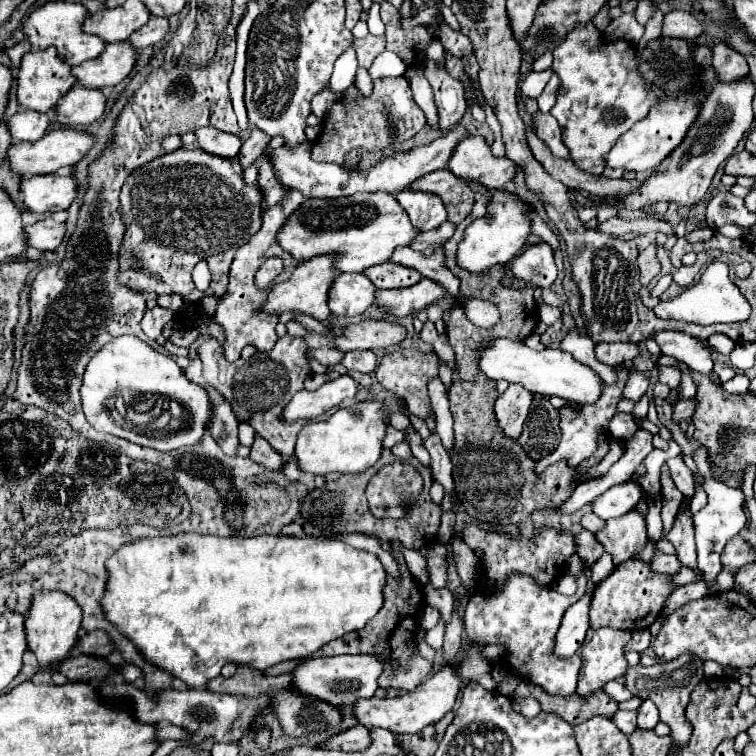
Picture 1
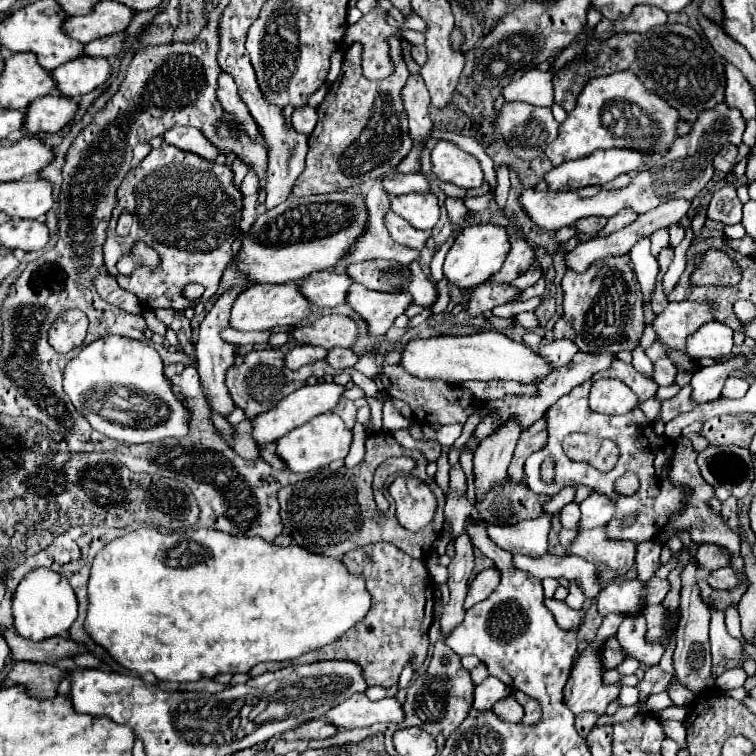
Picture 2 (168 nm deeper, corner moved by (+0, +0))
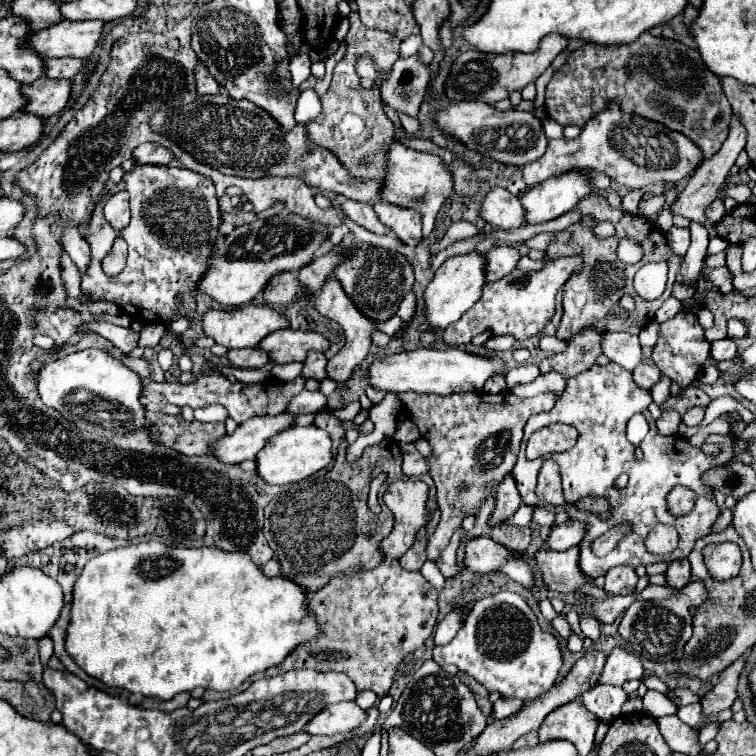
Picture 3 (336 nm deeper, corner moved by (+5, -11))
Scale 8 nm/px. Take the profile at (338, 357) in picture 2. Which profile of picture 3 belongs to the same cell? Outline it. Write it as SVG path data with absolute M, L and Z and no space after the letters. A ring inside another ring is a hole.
M310 352L304 360L304 370L302 370L302 376L304 378L316 378L316 380L324 380L328 376L326 372L326 356L322 352Z

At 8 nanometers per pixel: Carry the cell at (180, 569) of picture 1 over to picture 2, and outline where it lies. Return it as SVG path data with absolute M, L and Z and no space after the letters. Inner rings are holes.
M145 527L129 535L117 537L97 553L93 567L91 567L87 591L89 591L89 609L87 609L87 619L85 619L85 631L89 633L89 637L97 645L101 645L125 669L135 671L139 675L153 673L159 681L175 681L175 683L199 681L199 679L215 677L219 673L247 673L253 665L263 663L263 661L295 659L307 651L313 651L313 649L319 649L323 645L337 641L355 623L363 621L371 605L371 597L365 589L363 577L351 575L345 569L343 561L339 559L307 553L299 545L277 547L259 537L233 537L229 533L215 531L215 529L197 529L197 531L187 531L187 533L159 533L157 529Z

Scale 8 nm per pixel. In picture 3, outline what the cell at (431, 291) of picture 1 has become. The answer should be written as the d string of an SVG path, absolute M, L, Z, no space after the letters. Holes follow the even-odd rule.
M332 276L332 280L328 280L328 284L324 284L324 288L322 288L320 292L316 292L314 306L316 306L316 310L318 310L322 316L326 316L326 318L330 318L330 320L336 320L336 322L344 328L346 344L344 344L344 348L328 362L328 376L334 378L334 380L338 380L340 384L344 384L344 382L352 376L352 372L354 372L354 370L364 362L364 358L368 356L370 346L372 346L372 332L376 330L376 320L364 316L364 314L356 308L356 304L346 296L346 292L342 290L340 282L338 282L334 276Z

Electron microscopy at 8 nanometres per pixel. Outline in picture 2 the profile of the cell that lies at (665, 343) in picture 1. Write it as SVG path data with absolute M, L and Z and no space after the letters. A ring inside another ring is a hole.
M709 321L687 339L687 353L693 359L727 357L733 349L733 329L723 323Z

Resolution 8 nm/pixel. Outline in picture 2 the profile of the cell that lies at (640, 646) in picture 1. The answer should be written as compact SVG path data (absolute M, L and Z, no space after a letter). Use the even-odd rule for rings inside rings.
M615 637L605 639L605 643L601 647L601 659L603 659L605 669L615 669L625 659L625 655L623 655L623 651L621 651L621 647L619 647Z

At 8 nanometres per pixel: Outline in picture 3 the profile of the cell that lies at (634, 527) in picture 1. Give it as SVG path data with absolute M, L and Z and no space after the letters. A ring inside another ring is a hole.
M542 548L536 554L538 566L542 570L544 582L552 592L560 594L572 594L580 590L584 584L594 582L592 578L584 576L580 570L580 548L568 548L564 552Z

